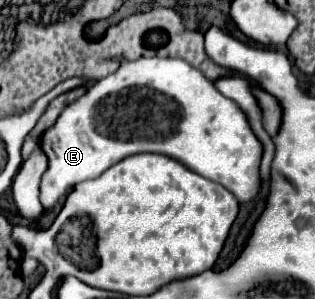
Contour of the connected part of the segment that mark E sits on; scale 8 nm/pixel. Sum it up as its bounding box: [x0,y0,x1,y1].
[40,58,262,210]

